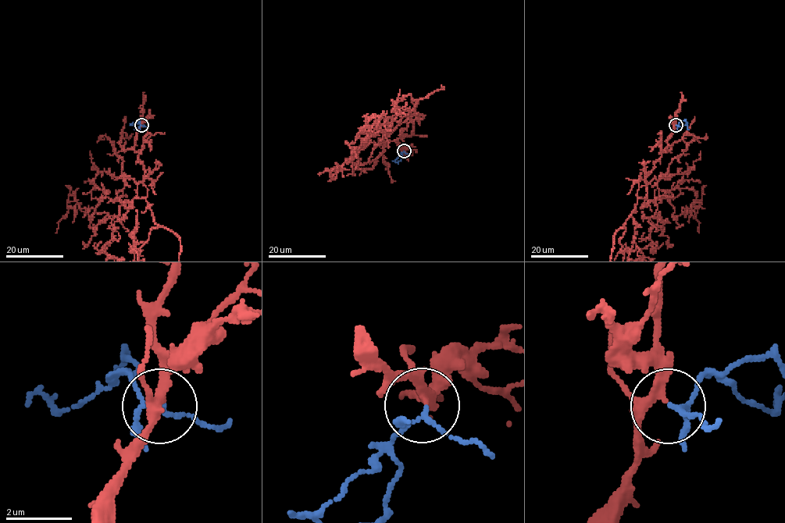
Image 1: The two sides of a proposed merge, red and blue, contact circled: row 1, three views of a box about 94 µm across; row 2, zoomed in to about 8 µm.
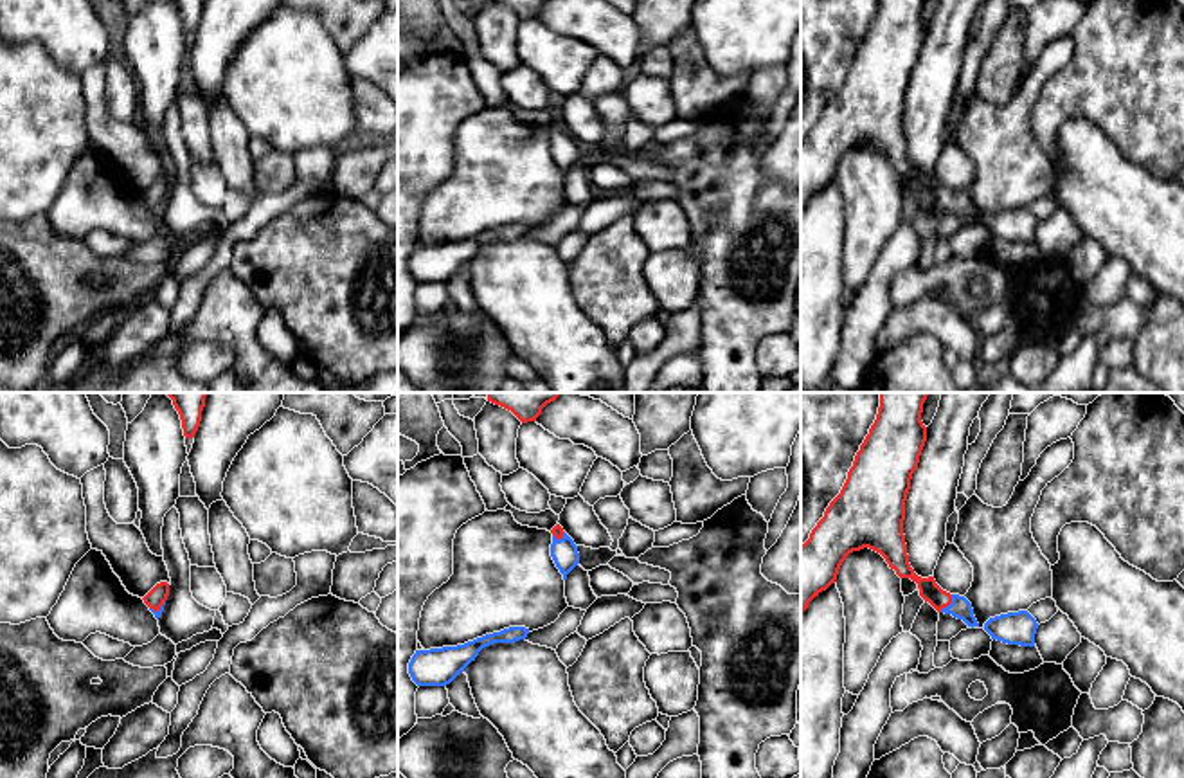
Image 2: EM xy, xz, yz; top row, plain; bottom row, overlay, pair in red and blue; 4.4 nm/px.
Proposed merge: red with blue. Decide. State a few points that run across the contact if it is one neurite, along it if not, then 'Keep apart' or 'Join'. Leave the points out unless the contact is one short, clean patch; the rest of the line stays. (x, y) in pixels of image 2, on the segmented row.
Line: yz (929, 589), (949, 604), (959, 607). Join

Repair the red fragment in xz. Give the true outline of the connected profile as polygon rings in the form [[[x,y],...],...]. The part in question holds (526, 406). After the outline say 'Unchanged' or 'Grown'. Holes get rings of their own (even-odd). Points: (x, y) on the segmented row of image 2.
[[[488,393],[488,402],[511,411],[522,423],[536,421],[542,409],[554,402],[561,393]]]. Unchanged

